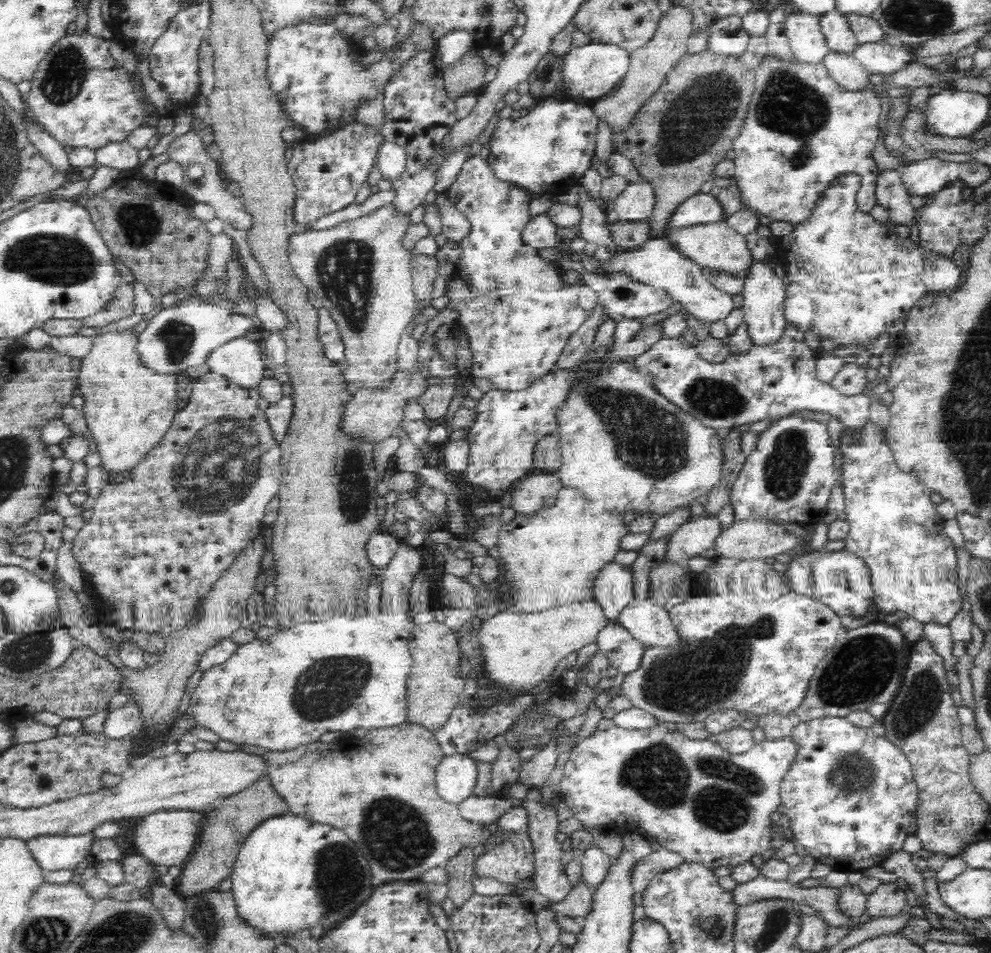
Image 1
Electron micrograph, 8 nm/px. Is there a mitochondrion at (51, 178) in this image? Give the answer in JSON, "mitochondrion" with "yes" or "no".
{"mitochondrion":"no"}

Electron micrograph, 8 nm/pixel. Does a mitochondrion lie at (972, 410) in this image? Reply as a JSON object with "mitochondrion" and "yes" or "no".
{"mitochondrion":"yes"}

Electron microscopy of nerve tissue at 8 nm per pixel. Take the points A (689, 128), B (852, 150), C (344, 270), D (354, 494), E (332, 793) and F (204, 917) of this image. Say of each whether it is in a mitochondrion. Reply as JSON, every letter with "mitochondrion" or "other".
{"A":"mitochondrion","B":"other","C":"mitochondrion","D":"mitochondrion","E":"other","F":"mitochondrion"}

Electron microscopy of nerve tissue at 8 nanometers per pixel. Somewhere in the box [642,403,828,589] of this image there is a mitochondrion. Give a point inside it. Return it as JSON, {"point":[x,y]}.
{"point":[784,470]}

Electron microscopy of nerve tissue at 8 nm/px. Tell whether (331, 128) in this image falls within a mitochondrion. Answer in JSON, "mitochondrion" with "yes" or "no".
{"mitochondrion":"no"}

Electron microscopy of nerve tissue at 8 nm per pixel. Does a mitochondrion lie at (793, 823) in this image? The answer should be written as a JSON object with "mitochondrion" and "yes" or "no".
{"mitochondrion":"no"}

